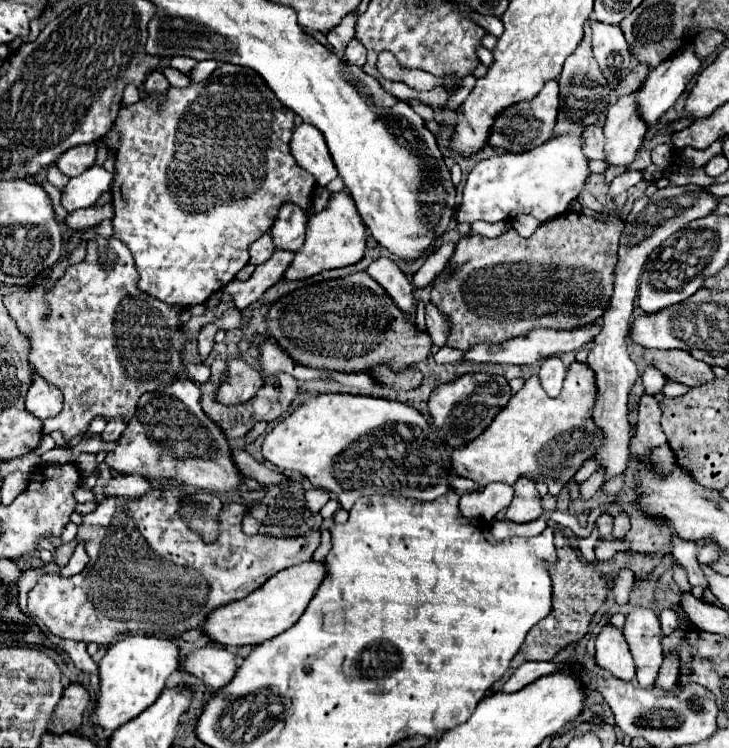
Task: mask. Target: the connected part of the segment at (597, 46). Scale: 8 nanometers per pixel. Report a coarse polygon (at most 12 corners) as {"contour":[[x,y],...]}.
{"contour":[[592,20],[592,54],[608,82],[632,58],[622,30]]}

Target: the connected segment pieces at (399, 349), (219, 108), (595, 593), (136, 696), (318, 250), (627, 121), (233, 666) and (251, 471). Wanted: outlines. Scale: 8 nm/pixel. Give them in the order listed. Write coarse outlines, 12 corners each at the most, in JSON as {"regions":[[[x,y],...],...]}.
{"regions":[[[368,272],[276,300],[300,366],[358,374],[430,354]],[[254,70],[118,112],[114,236],[204,304],[316,180]],[[554,532],[552,612],[512,660],[552,660],[588,632],[606,580]],[[128,634],[100,660],[92,724],[112,732],[180,666],[174,638]],[[332,192],[308,218],[286,280],[356,264],[366,226],[352,196]],[[632,96],[608,108],[606,164],[628,168],[648,126]],[[200,648],[184,670],[218,692],[238,672],[236,654]],[[246,450],[234,460],[246,478],[262,486],[288,482],[286,474],[256,462]]]}

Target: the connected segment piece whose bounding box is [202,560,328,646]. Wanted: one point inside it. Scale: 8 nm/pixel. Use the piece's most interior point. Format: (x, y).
(271, 609)

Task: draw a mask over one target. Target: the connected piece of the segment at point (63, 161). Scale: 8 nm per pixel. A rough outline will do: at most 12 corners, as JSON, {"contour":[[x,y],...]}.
{"contour":[[96,144],[76,146],[56,166],[66,176],[80,176],[96,162]]}

